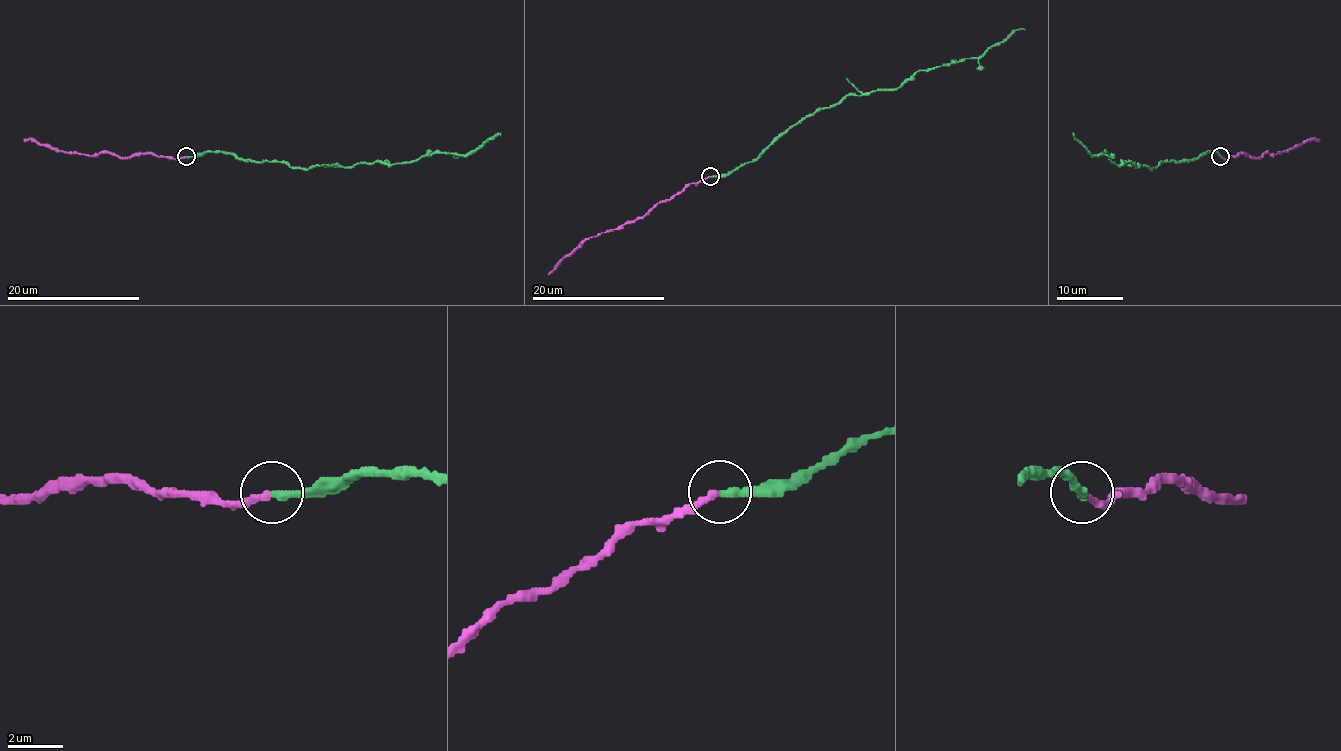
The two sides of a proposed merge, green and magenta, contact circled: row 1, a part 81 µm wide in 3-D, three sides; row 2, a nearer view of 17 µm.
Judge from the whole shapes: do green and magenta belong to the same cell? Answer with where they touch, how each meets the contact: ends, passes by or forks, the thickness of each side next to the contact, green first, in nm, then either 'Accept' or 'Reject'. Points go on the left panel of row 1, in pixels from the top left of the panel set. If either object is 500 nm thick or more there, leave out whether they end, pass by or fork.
Place: (186, 156). At the ring green ends. At the ring magenta ends. Thickness 320 nm (green) against 280 nm. Accept

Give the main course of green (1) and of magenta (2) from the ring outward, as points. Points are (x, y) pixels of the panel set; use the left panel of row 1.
1: (185, 156), (228, 152), (296, 169), (351, 167), (416, 161), (436, 152), (468, 154), (501, 132)
2: (185, 156), (179, 159), (149, 154), (119, 157), (107, 152), (92, 156), (57, 152), (37, 141), (24, 141)

